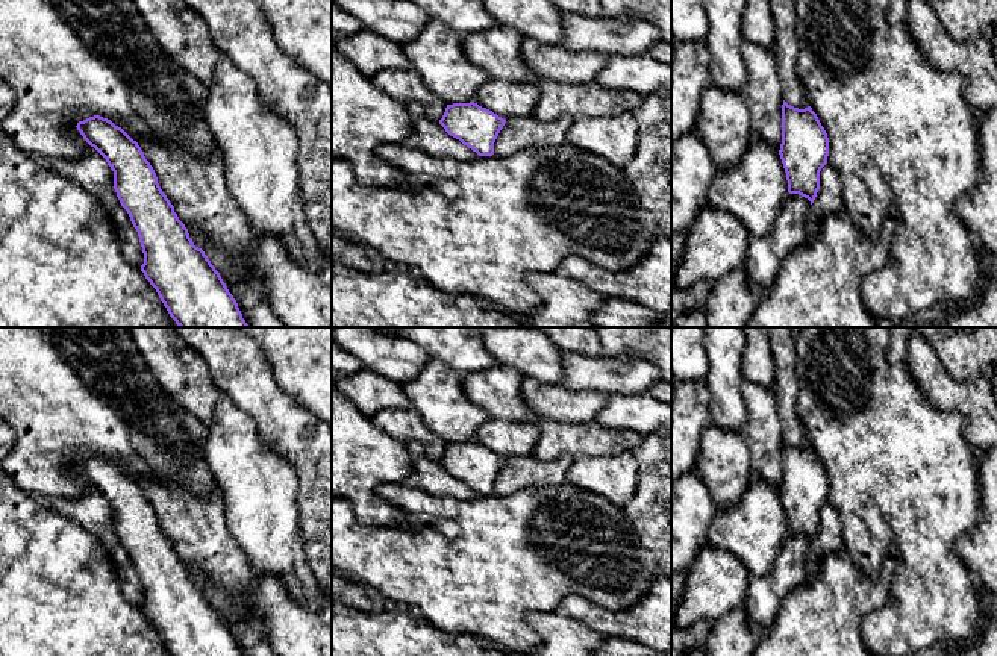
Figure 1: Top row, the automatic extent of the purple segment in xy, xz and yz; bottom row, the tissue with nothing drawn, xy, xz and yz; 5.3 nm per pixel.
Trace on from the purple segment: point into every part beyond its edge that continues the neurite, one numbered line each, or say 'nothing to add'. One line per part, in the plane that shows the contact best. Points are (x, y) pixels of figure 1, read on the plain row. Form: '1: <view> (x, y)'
nothing to add

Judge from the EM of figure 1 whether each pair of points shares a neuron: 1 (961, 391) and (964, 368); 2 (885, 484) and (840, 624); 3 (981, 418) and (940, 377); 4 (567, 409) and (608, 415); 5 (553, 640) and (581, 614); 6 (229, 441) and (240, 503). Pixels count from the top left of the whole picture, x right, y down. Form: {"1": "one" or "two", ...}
{"1": "two", "2": "two", "3": "one", "4": "two", "5": "two", "6": "one"}

